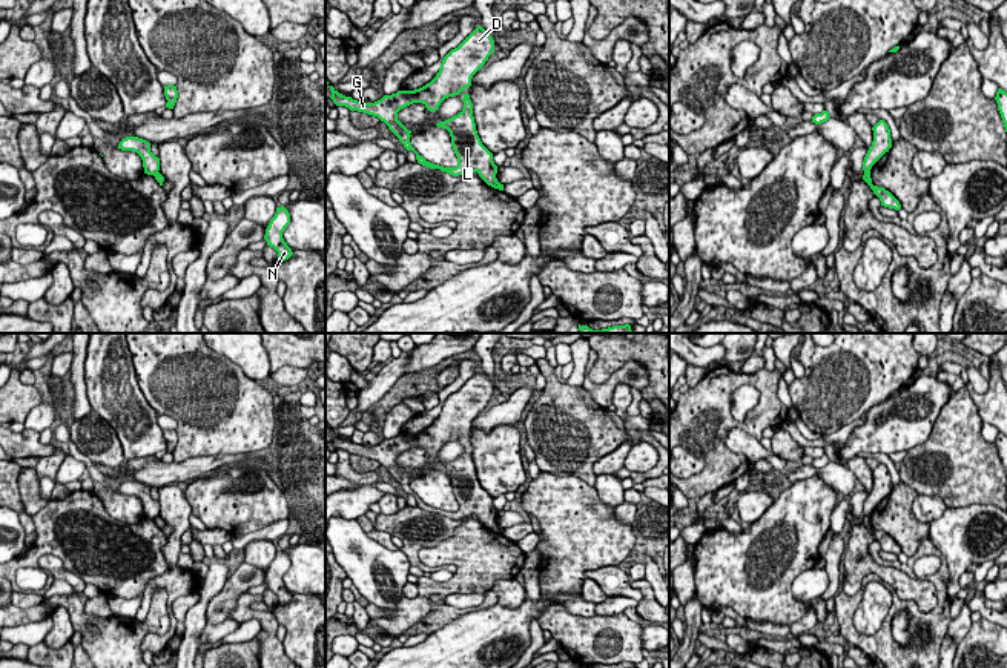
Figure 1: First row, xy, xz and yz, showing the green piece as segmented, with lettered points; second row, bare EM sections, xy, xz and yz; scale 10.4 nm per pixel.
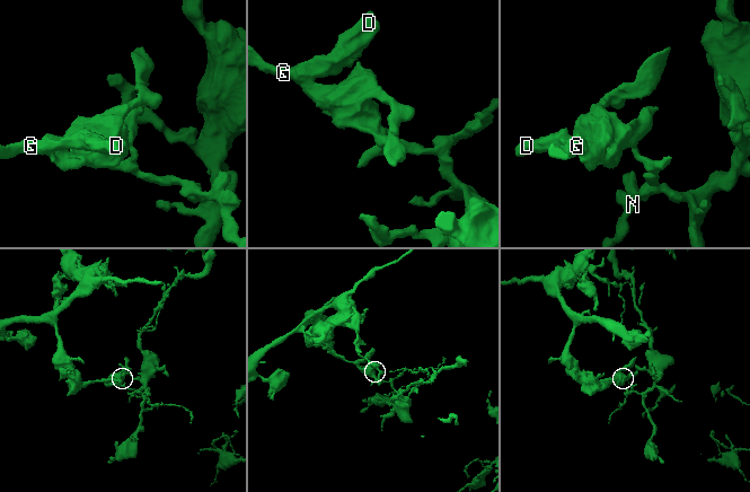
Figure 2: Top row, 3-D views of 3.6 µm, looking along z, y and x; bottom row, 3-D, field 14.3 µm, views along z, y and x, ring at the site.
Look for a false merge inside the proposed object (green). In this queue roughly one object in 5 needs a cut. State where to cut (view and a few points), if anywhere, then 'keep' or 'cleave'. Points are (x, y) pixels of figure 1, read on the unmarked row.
cut in yz along (865, 515), (869, 516); cleave

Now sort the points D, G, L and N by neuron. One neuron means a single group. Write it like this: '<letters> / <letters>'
D G L / N

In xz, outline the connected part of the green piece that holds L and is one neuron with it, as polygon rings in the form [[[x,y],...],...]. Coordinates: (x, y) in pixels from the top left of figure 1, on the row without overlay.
[[[477,370],[457,392],[444,401],[436,421],[419,433],[398,435],[375,447],[364,447],[339,438],[329,428],[327,422],[325,428],[330,432],[330,442],[336,450],[345,450],[350,455],[364,456],[384,465],[404,491],[416,498],[419,508],[441,513],[453,521],[477,516],[488,530],[500,534],[500,527],[496,522],[497,510],[493,505],[493,498],[477,479],[473,447],[468,438],[464,438],[464,453],[457,459],[436,468],[450,476],[451,490],[457,501],[456,511],[433,508],[419,499],[410,487],[411,475],[398,464],[398,456],[413,447],[422,447],[430,456],[436,456],[445,442],[459,439],[471,430],[473,419],[482,413],[493,396],[493,381],[482,370]]]

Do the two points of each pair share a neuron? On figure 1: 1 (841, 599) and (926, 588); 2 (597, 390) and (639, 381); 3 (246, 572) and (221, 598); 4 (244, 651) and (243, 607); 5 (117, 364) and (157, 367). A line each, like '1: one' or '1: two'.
1: two
2: one
3: one
4: two
5: two

